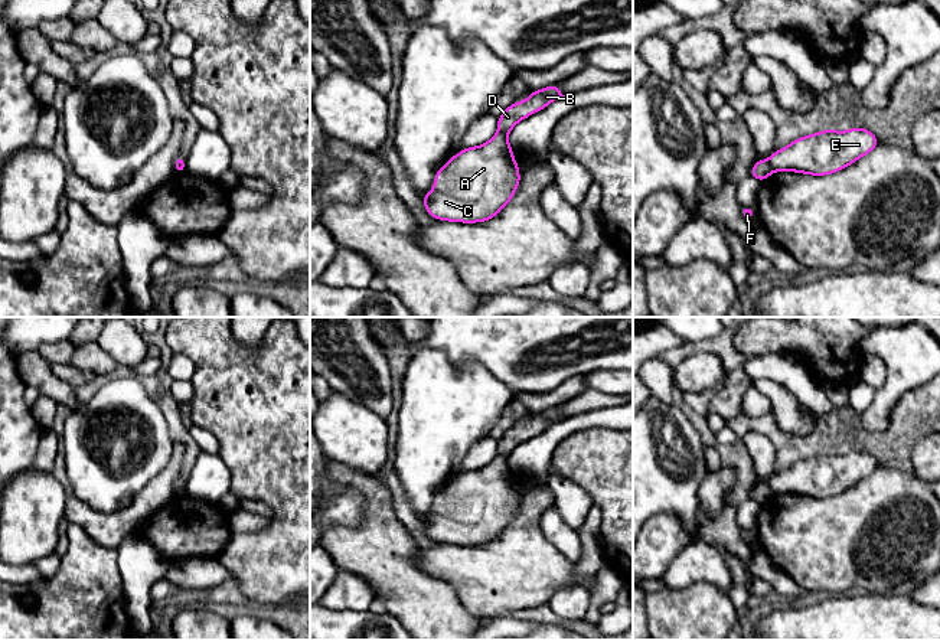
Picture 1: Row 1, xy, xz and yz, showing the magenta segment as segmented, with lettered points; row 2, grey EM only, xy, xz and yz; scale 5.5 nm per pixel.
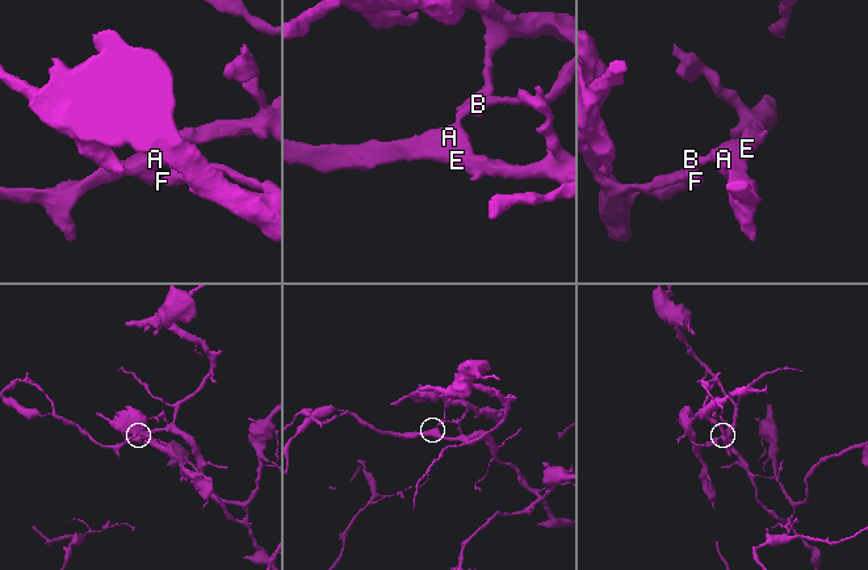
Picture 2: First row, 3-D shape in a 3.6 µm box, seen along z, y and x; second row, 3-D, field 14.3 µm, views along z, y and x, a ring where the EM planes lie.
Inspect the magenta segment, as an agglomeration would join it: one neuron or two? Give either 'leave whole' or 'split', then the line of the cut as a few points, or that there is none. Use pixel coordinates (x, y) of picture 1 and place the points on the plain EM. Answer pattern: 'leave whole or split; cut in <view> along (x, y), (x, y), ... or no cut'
split; cut in yz along (767, 483), (773, 493)

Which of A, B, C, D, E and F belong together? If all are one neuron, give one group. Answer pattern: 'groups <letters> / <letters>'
groups A C E / B D F

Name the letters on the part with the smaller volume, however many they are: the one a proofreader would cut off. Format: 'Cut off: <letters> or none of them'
Cut off: B, D, F

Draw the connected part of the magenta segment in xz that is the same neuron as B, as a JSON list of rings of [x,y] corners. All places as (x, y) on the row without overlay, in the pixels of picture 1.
[[[551,408],[544,412],[532,414],[528,422],[513,425],[506,434],[497,441],[497,454],[509,457],[509,454],[523,441],[544,432],[554,422],[565,419],[559,414],[559,408]]]

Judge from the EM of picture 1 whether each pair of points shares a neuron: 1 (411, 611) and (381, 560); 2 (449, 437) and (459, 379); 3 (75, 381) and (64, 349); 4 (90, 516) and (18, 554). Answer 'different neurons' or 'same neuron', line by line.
1: same neuron
2: same neuron
3: same neuron
4: different neurons

